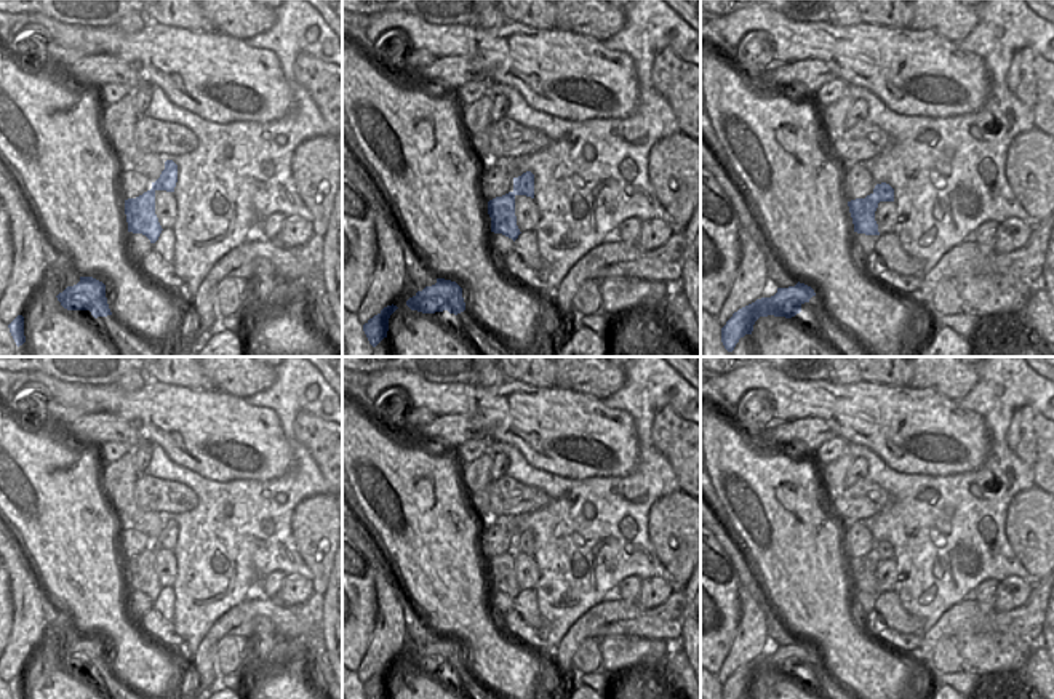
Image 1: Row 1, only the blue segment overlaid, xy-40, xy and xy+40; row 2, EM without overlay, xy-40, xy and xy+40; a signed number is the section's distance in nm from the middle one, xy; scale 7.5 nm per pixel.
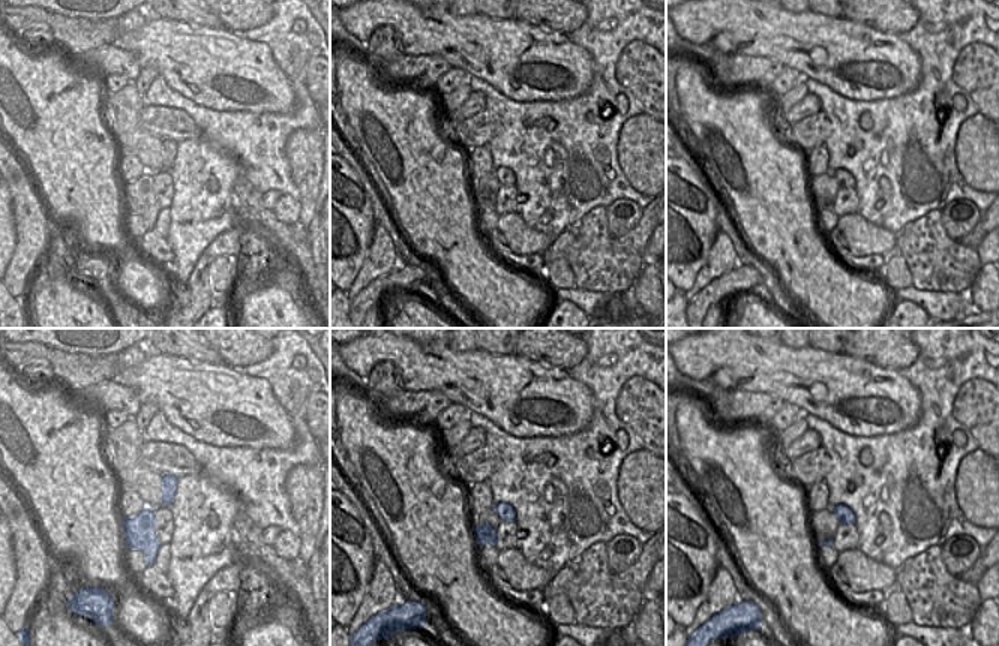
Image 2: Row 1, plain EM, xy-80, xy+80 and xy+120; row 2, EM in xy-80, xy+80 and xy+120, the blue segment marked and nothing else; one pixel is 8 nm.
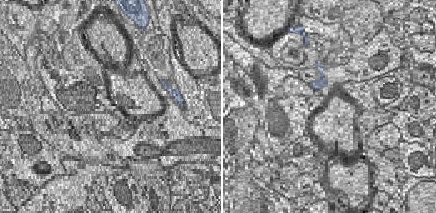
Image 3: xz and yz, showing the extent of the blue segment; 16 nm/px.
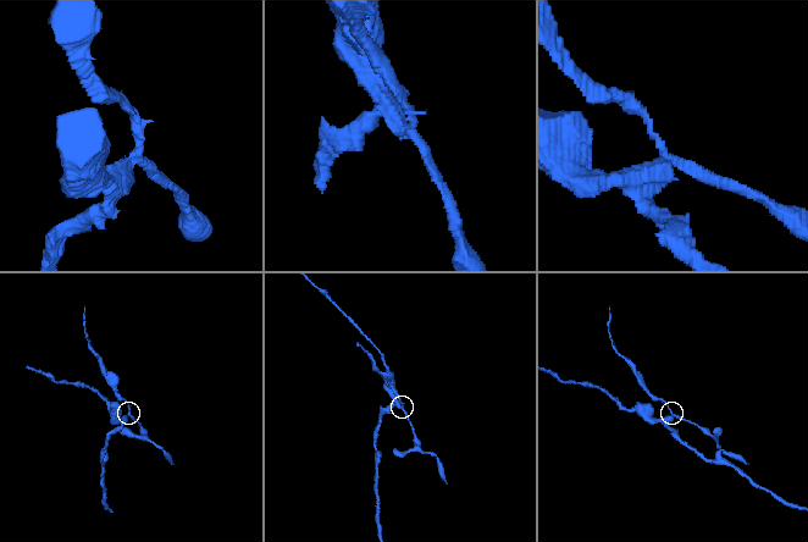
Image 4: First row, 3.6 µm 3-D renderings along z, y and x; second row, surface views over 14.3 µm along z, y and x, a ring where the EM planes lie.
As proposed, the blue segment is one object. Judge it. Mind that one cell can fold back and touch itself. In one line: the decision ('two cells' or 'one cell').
two cells

